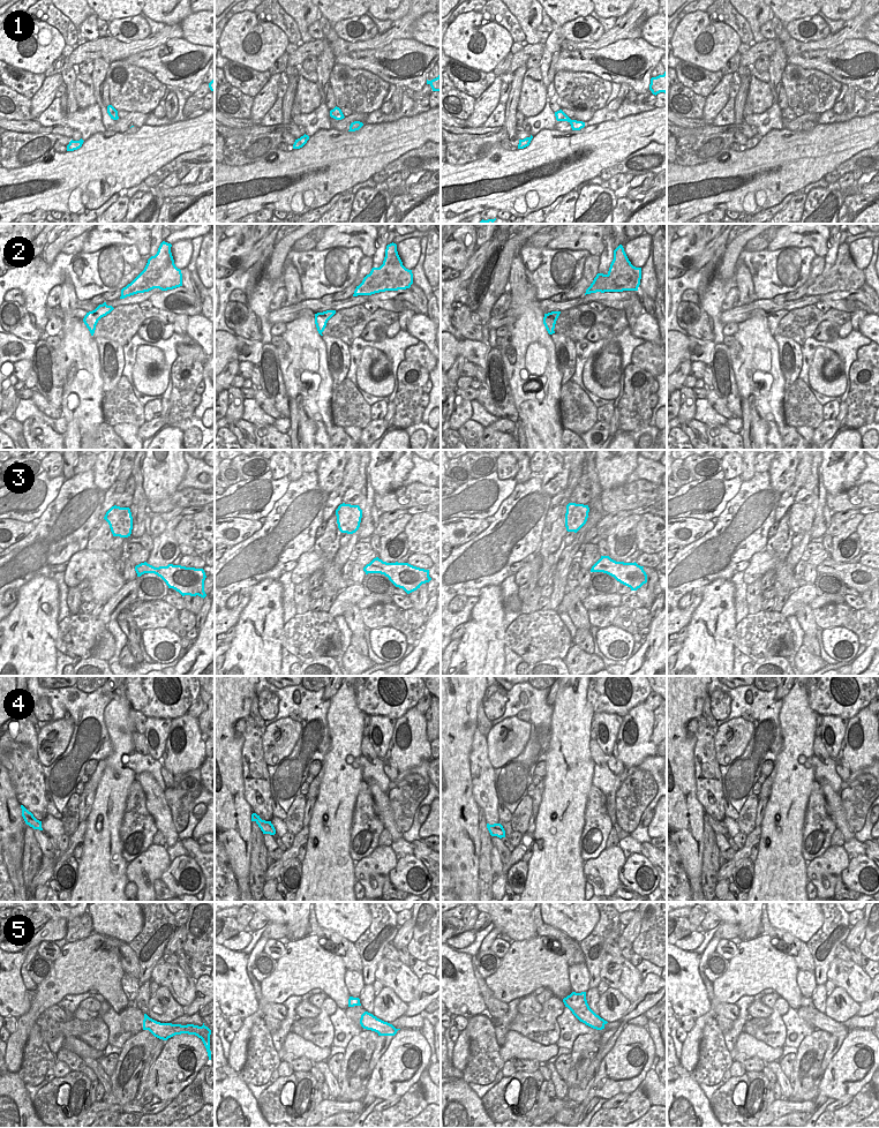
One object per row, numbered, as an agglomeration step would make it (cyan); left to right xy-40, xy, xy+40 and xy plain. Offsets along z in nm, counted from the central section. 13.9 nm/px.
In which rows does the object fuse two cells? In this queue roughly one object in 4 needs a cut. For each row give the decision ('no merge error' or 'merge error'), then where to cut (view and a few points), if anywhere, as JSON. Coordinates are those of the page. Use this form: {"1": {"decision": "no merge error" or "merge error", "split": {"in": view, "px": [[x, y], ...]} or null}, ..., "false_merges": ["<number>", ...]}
{"1": {"decision": "no merge error", "split": null}, "2": {"decision": "merge error", "split": {"in": "xy-40", "px": [[148, 260], [153, 263], [155, 269], [165, 269], [173, 261]]}}, "3": {"decision": "no merge error", "split": null}, "4": {"decision": "no merge error", "split": null}, "5": {"decision": "no merge error", "split": null}, "false_merges": ["2"]}

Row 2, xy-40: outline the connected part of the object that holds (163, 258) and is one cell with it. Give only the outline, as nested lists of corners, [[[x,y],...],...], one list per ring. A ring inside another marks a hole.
[[[163,241],[158,248],[157,254],[148,260],[155,263],[153,270],[165,270],[174,262],[171,247],[171,243]]]

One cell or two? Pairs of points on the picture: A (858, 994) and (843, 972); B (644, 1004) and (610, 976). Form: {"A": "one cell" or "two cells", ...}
{"A": "one cell", "B": "two cells"}

